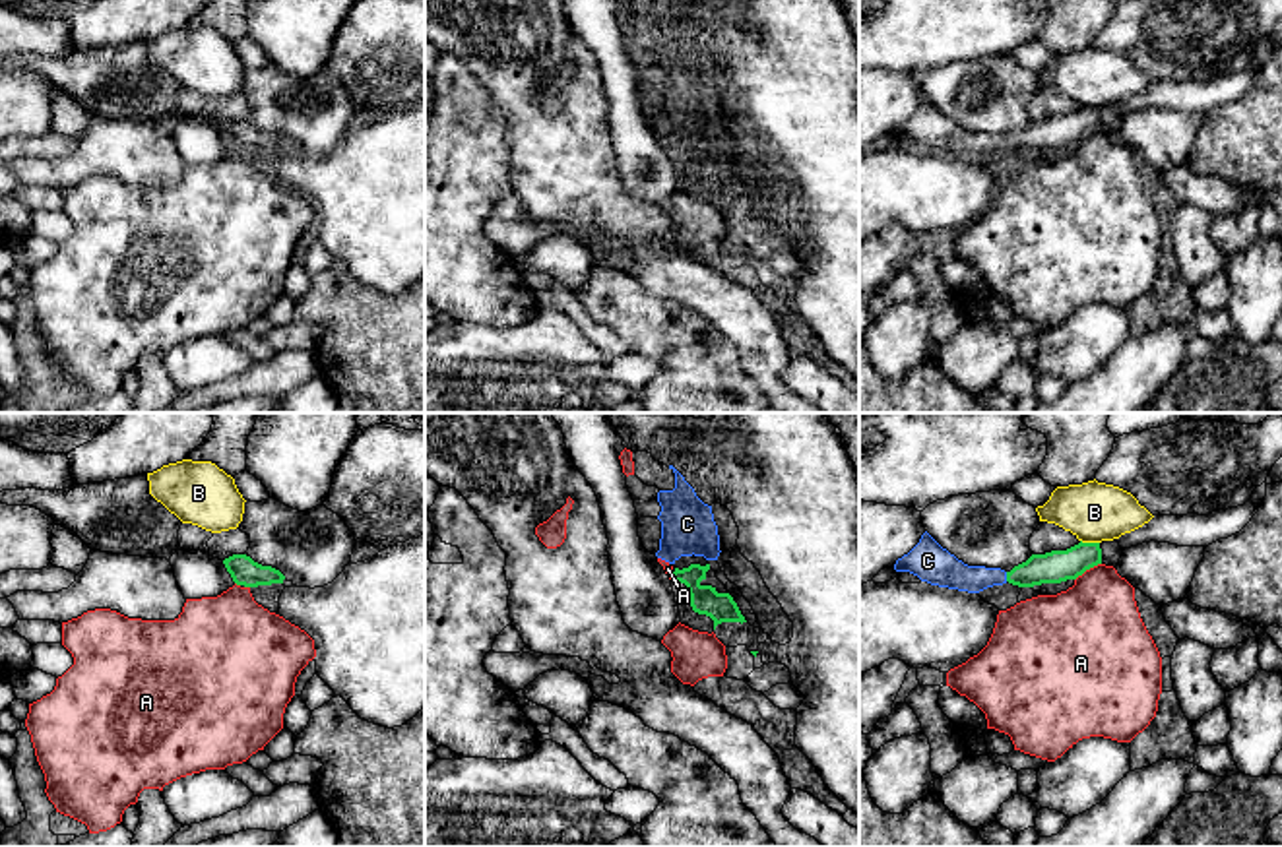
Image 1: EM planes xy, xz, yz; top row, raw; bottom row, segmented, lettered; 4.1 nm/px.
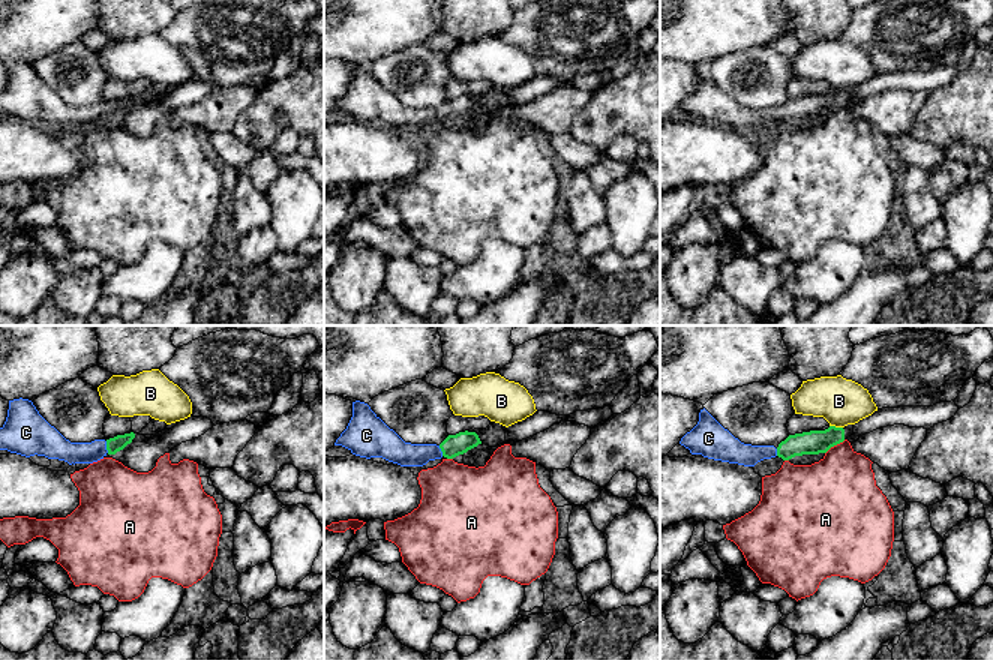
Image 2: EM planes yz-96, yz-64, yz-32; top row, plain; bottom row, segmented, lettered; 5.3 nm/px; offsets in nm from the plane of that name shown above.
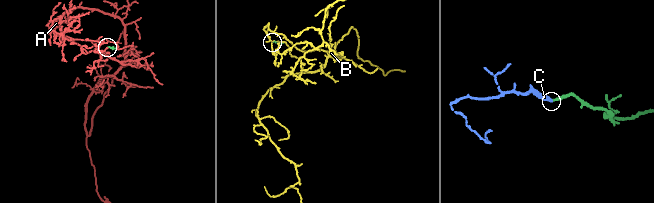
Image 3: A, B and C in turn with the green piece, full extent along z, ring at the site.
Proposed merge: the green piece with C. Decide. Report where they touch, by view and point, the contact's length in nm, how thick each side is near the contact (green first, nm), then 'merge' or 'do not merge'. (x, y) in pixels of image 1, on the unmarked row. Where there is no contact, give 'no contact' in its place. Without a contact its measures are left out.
yz (1007, 142) | 40 nm | 140/140 nm | merge

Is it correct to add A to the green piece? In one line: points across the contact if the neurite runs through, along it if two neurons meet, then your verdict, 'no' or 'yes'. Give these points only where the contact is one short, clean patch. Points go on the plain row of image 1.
border along yz (1100, 128), (1087, 134), (1075, 146); no

